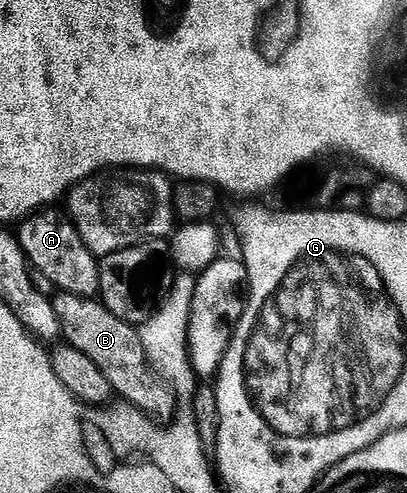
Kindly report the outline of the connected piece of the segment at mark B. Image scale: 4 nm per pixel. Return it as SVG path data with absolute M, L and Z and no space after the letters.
M57 292L52 297L52 306L60 320L63 340L82 351L82 355L87 355L98 366L98 371L110 379L113 394L121 402L141 409L148 417L160 421L173 416L178 407L178 399L149 365L137 326L118 319L118 315L114 315L99 300L90 297Z

